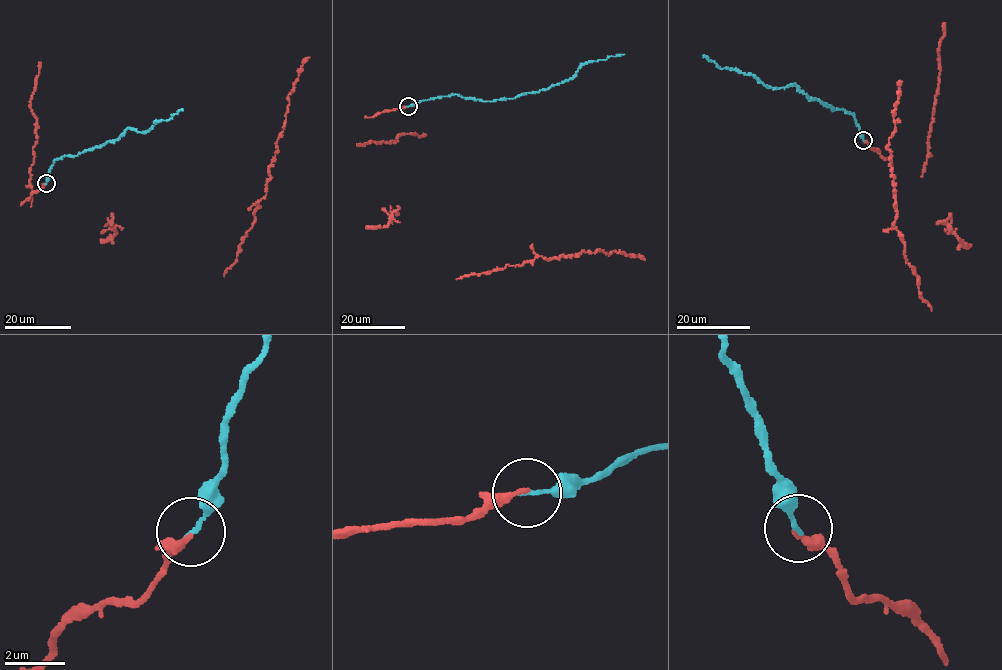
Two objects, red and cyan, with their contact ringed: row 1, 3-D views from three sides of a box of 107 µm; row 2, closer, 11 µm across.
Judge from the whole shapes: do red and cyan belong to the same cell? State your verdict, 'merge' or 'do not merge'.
merge

